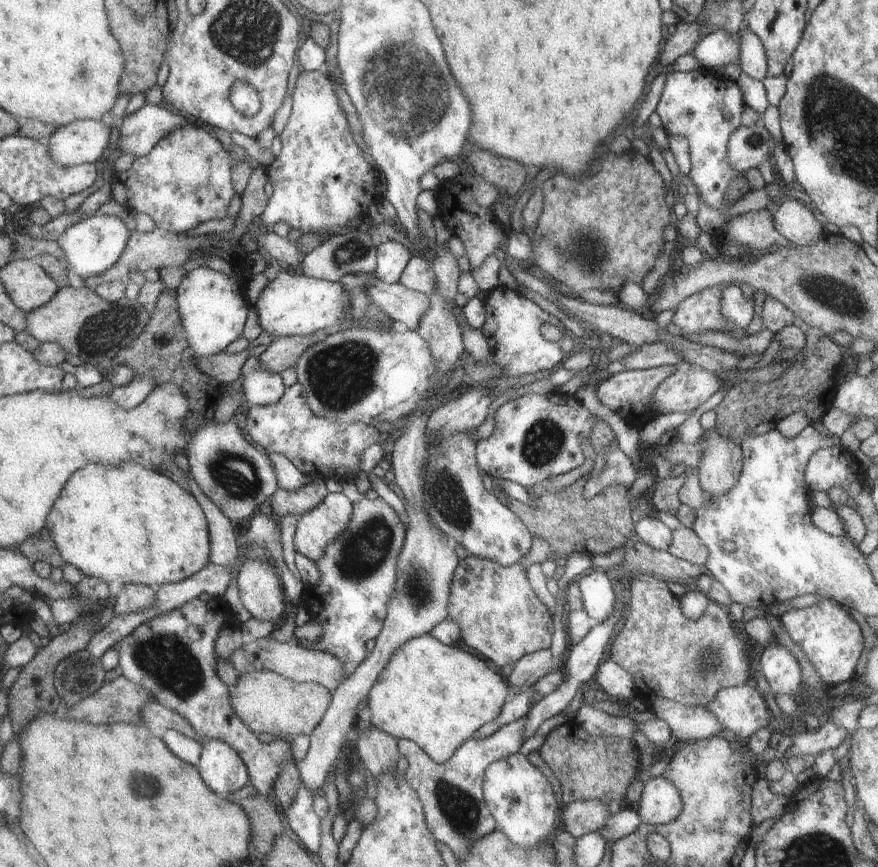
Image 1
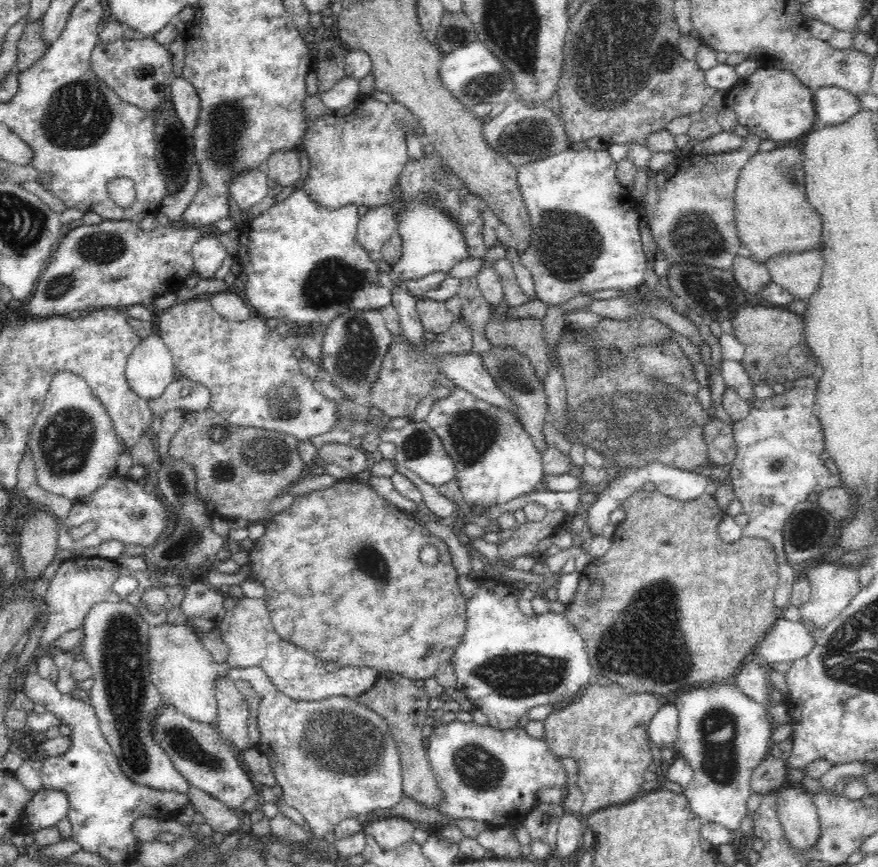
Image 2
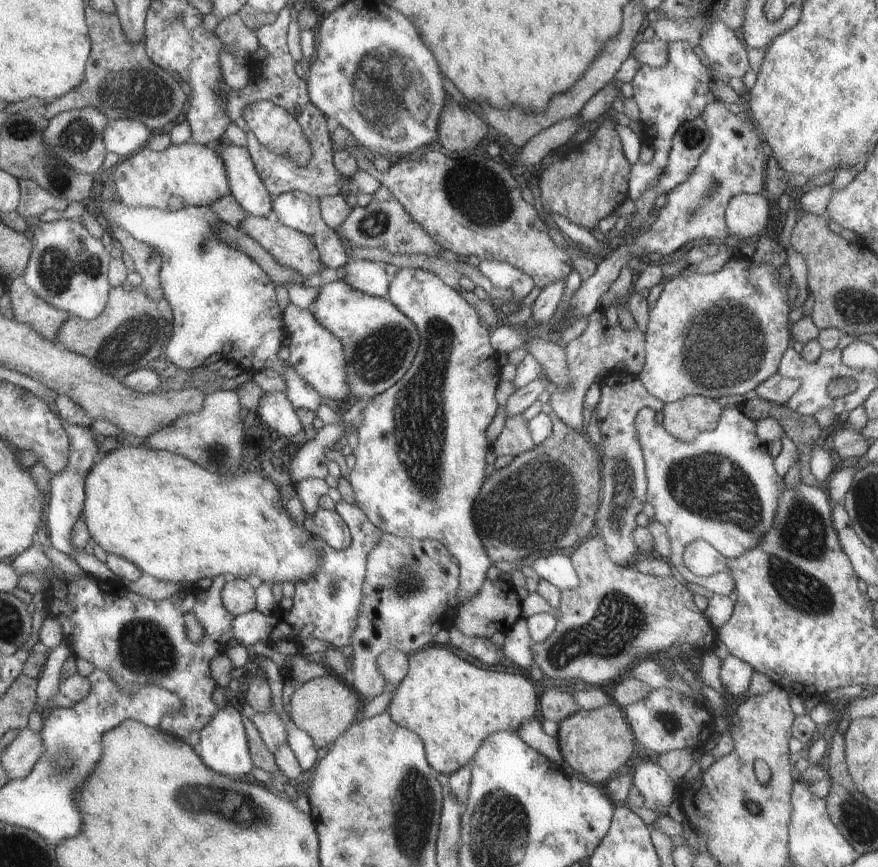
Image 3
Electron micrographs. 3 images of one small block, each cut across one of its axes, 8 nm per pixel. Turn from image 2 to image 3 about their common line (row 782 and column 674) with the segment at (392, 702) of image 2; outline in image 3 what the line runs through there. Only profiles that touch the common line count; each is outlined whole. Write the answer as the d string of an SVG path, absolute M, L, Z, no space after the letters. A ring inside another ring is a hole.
M690 395L665 404L662 424L675 438L692 442L700 432L715 430L722 413L723 407L716 399Z

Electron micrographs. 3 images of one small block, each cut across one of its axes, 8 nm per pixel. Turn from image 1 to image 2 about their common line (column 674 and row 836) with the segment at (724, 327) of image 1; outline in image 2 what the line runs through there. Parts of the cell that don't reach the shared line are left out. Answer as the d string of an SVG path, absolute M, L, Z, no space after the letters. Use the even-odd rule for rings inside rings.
M260 666L230 668L227 676L232 681L245 680L262 695L257 716L259 742L256 748L269 758L276 785L283 792L281 802L298 810L316 839L324 839L327 832L335 832L335 827L343 819L357 818L377 809L392 809L401 802L403 772L399 750L387 722L376 711L353 697L326 697L312 702L292 700L276 688L267 671Z

